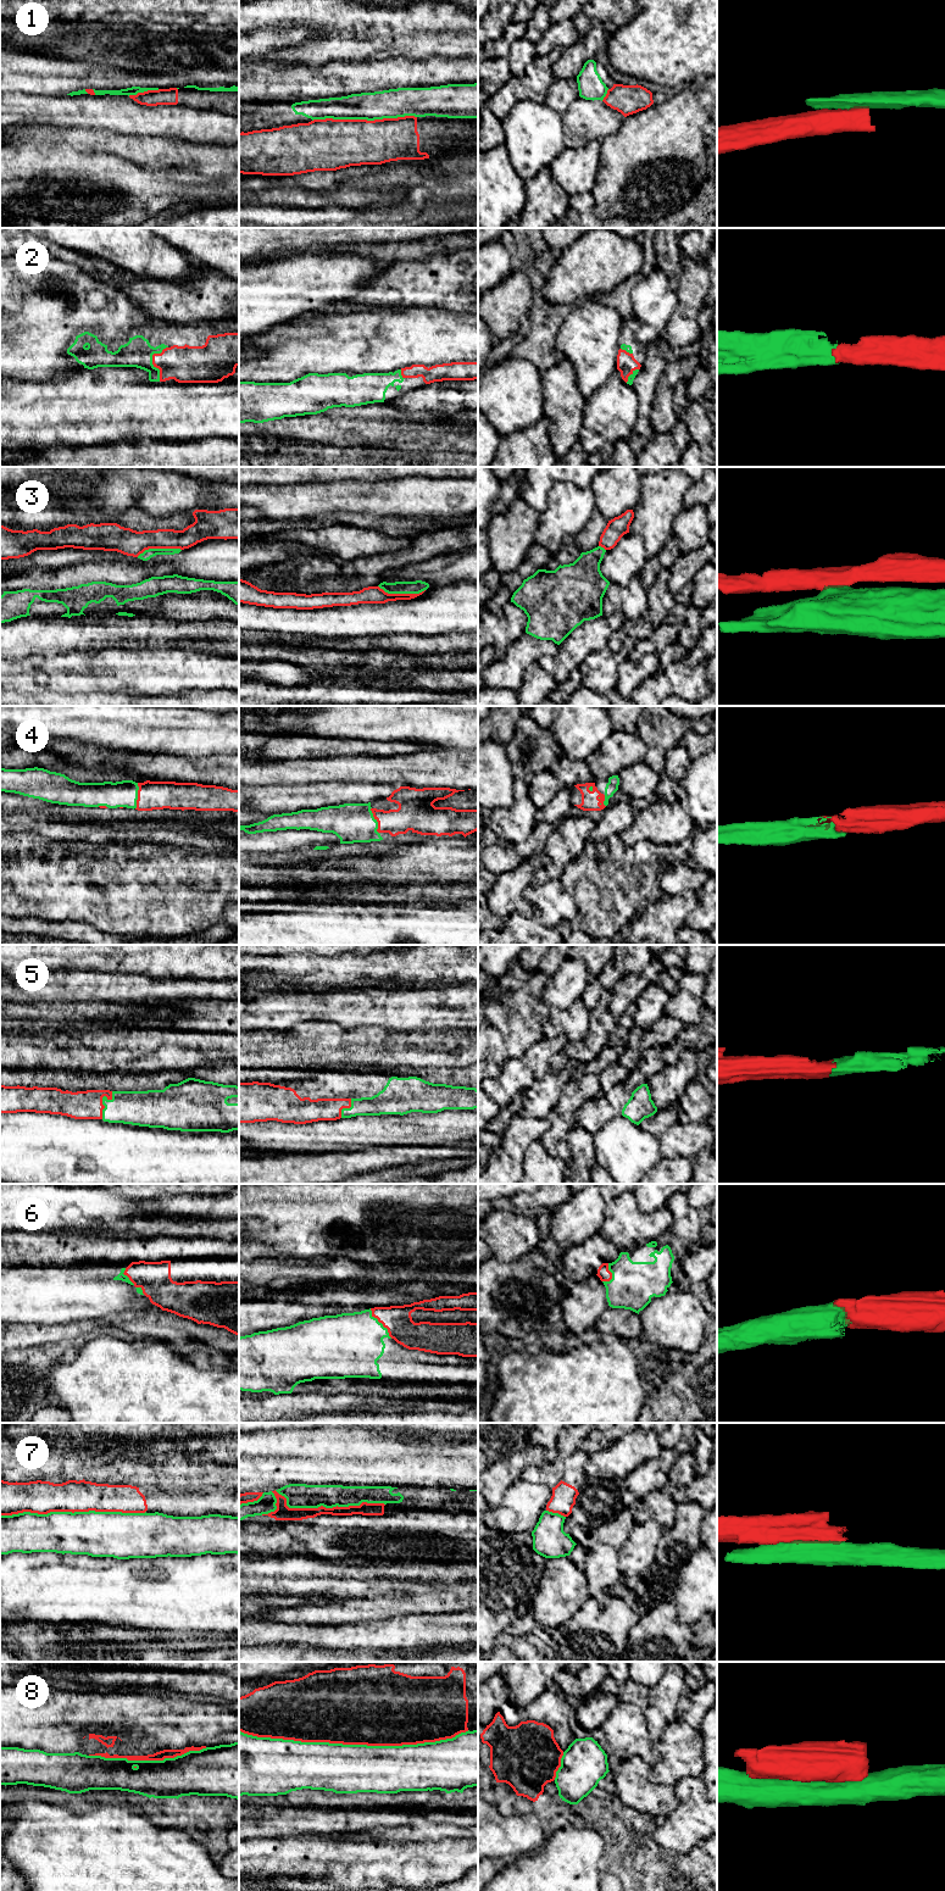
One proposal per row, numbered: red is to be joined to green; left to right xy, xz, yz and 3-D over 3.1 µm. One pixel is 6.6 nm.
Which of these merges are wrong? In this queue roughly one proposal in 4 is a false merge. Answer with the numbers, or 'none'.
1, 3, 7, 8

